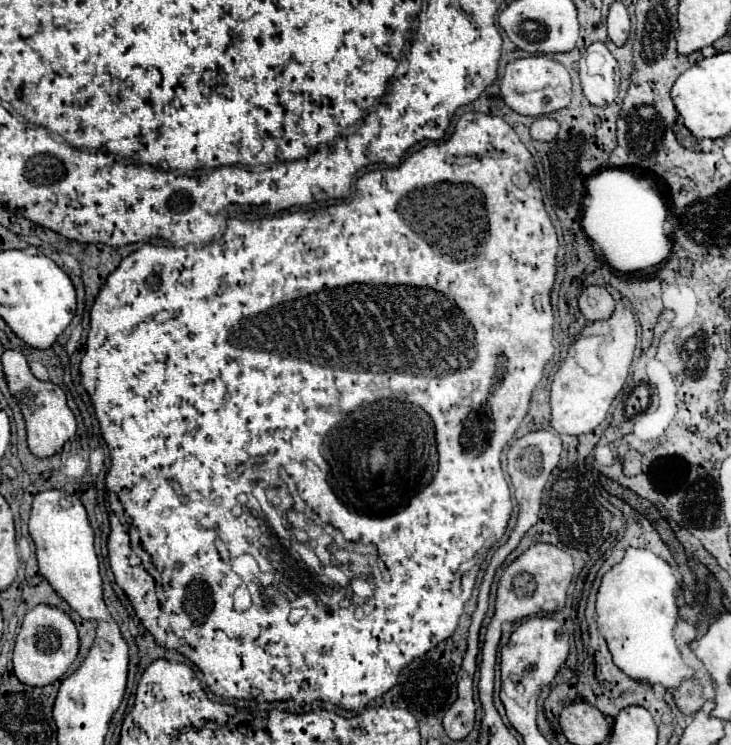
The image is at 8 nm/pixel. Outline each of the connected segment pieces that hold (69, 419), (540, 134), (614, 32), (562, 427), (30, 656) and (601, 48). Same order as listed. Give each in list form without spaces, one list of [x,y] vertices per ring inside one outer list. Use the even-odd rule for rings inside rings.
[[[4,350],[2,366],[4,366],[4,374],[6,374],[10,394],[18,400],[18,406],[20,406],[24,420],[26,420],[30,452],[36,458],[54,456],[56,452],[62,450],[64,442],[68,442],[76,434],[76,418],[66,404],[64,392],[52,382],[42,382],[42,380],[34,378],[34,374],[28,368],[24,354],[18,350]]]
[[[542,116],[542,118],[536,118],[530,126],[530,134],[534,140],[540,140],[540,142],[550,142],[556,138],[558,134],[558,128],[560,124],[554,120],[554,118],[548,118],[548,116]]]
[[[614,2],[610,6],[610,14],[608,14],[608,38],[616,44],[616,46],[624,46],[630,34],[630,18],[628,18],[628,10],[622,2]]]
[[[618,308],[604,326],[590,324],[570,346],[566,362],[552,382],[552,428],[558,434],[592,432],[608,414],[616,394],[622,390],[636,348],[636,322],[628,308]]]
[[[38,604],[24,620],[14,646],[14,676],[28,686],[46,686],[58,680],[78,656],[78,630],[74,622],[58,608]]]
[[[594,42],[580,58],[584,96],[594,106],[610,106],[620,90],[620,68],[606,44]]]

